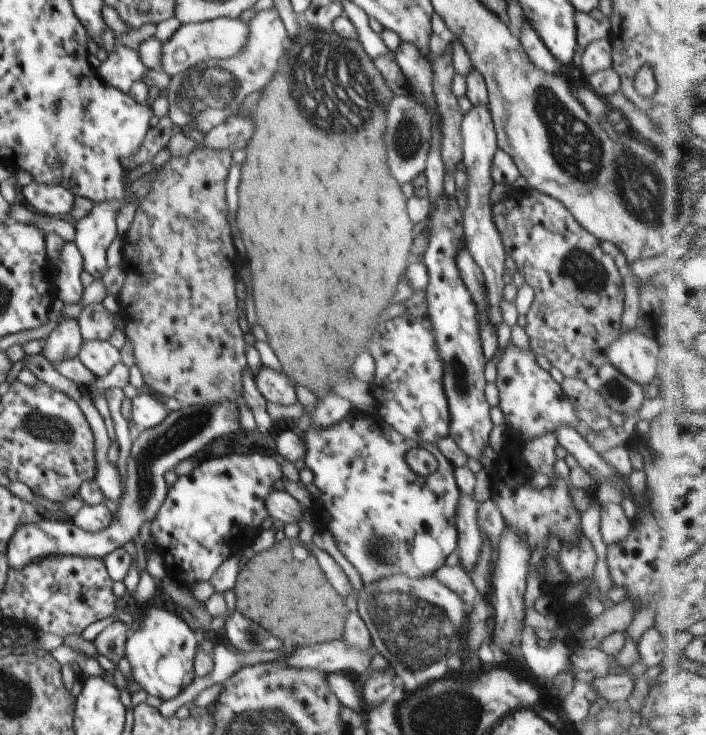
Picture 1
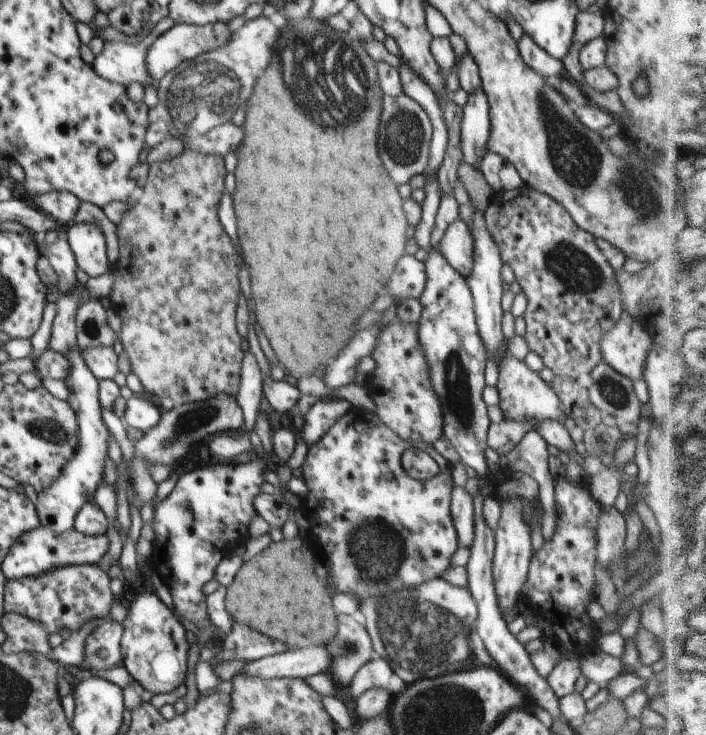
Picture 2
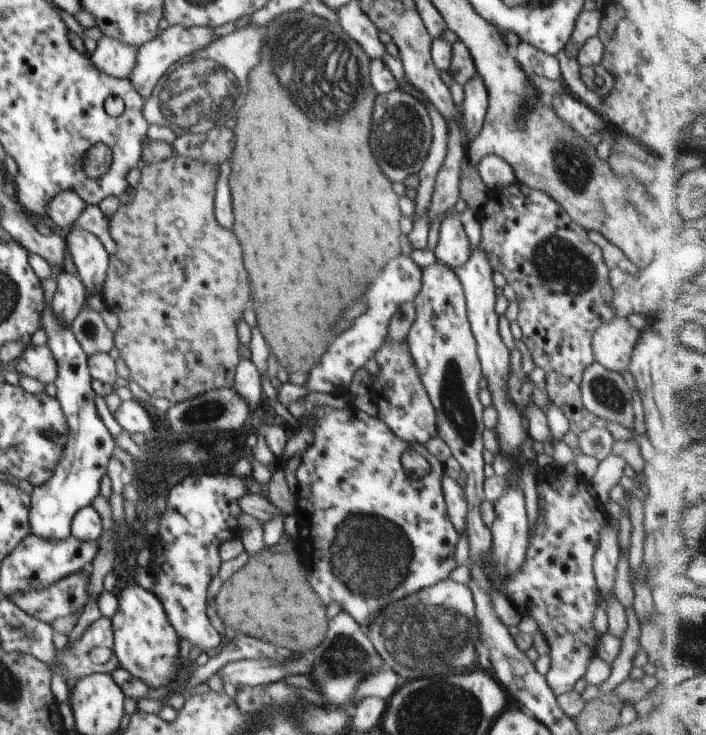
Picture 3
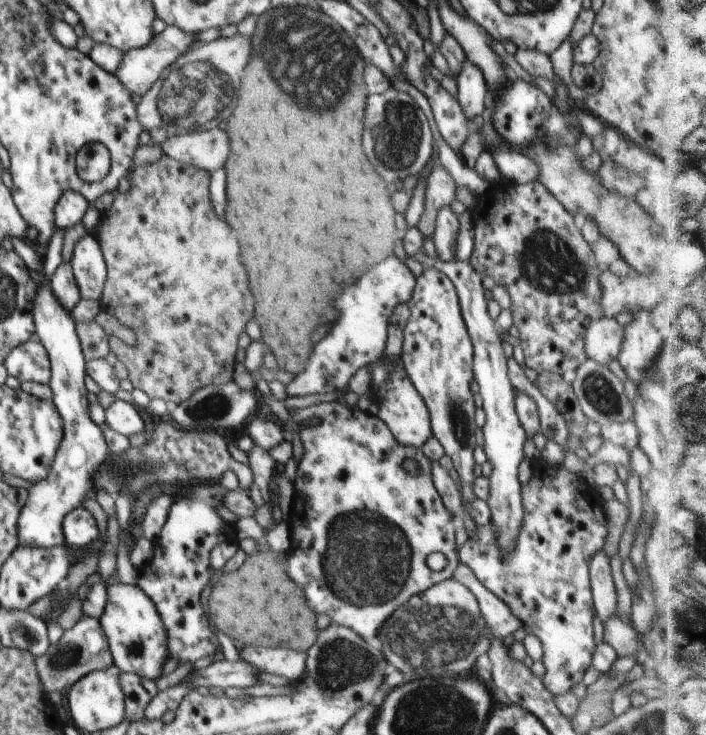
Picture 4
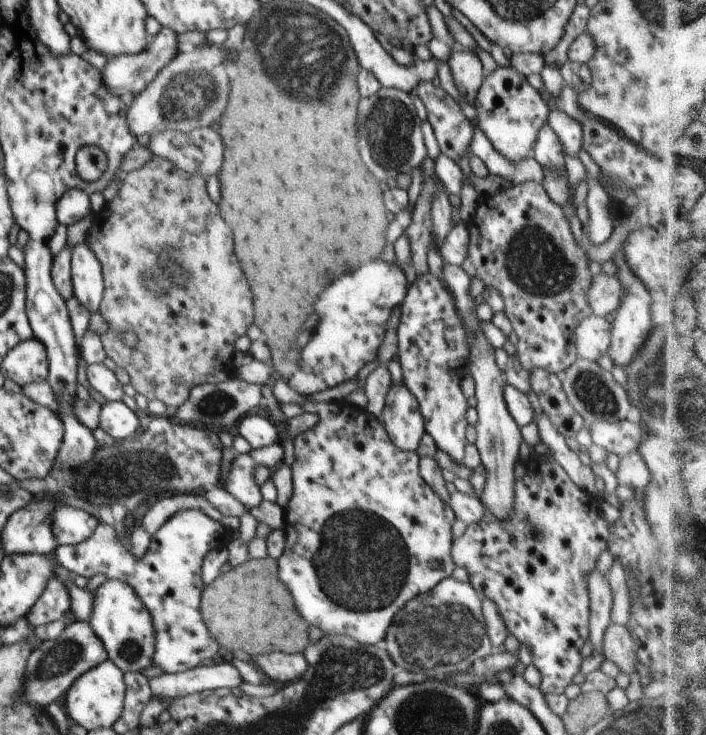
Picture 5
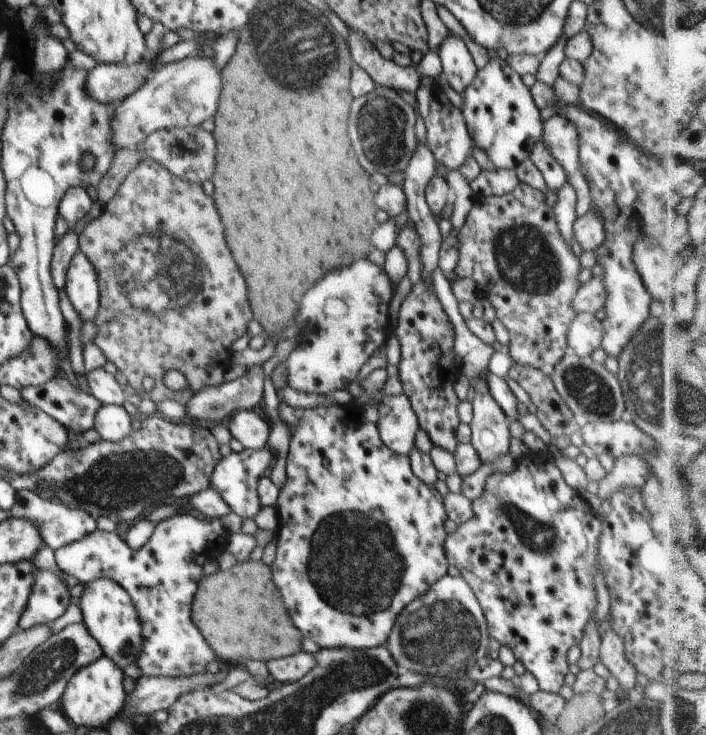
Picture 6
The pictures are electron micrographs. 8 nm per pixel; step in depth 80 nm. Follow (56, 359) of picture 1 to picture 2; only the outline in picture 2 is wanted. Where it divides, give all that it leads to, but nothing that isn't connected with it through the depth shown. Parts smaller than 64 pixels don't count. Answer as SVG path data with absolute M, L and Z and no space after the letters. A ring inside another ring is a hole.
M79 284L79 288L70 295L62 295L56 302L58 313L51 328L49 339L50 350L64 355L67 351L79 349L77 344L77 308L80 304L81 290L84 288Z

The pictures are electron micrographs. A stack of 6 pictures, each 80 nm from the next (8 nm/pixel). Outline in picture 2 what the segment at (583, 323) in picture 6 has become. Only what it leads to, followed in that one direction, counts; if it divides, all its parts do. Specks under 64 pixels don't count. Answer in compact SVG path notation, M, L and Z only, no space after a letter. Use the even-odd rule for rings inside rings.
M623 314L612 330L603 336L600 346L603 361L608 366L631 381L642 380L653 338L640 319Z

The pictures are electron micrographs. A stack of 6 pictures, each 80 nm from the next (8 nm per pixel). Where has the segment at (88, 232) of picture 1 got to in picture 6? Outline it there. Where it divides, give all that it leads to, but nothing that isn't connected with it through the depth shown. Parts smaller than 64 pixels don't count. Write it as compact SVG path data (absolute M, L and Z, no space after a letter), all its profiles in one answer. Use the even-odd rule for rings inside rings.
M80 250L72 258L64 292L83 322L93 320L99 311L99 274L87 254Z

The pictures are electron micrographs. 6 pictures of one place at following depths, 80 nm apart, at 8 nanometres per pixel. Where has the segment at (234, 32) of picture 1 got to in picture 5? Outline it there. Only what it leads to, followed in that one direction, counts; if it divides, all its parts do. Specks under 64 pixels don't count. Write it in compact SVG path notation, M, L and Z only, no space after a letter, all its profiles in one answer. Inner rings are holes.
M162 27L155 36L149 37L147 49L138 54L123 54L112 57L108 64L101 69L101 79L105 89L119 96L128 106L133 100L156 78L164 67L167 67L173 58L183 48L178 43L178 33L168 27Z

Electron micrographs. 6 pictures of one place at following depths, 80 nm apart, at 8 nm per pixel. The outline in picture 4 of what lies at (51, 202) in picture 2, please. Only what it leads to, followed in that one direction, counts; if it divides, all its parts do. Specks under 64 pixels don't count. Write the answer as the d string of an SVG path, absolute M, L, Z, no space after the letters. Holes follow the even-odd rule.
M68 189L56 201L54 222L56 229L66 230L80 223L88 210L88 201L84 191Z

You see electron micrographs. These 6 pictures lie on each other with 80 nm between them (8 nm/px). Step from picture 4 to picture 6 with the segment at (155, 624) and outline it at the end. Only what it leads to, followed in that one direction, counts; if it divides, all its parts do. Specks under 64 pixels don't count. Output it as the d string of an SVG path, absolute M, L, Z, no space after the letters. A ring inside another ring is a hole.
M102 578L94 579L85 584L80 597L79 608L83 622L90 634L100 643L104 655L121 669L137 664L137 657L143 647L143 622L140 620L130 595L116 581Z

